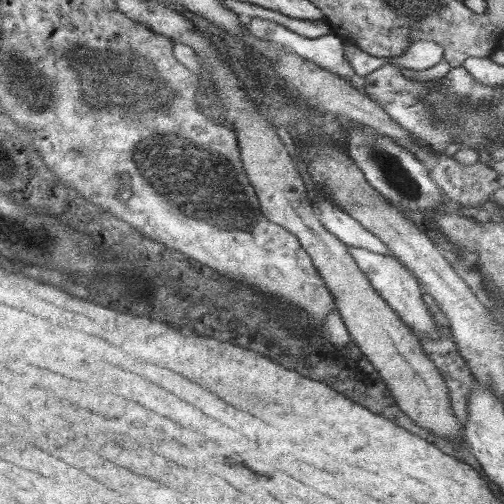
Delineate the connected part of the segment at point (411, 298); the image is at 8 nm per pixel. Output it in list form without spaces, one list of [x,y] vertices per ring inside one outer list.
[[[348,246],[348,250],[358,268],[366,275],[373,289],[386,301],[386,304],[392,308],[392,311],[398,314],[402,320],[415,335],[420,335],[428,339],[438,339],[436,323],[432,320],[430,312],[428,312],[425,302],[422,300],[424,290],[421,288],[420,282],[396,257],[393,255],[385,256],[377,252],[370,252],[365,248],[356,248]]]

